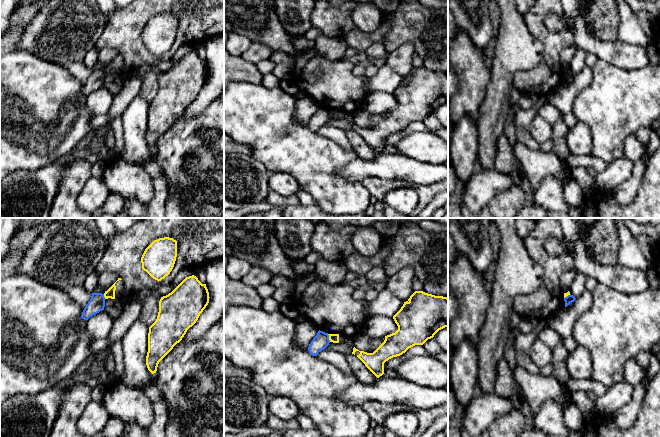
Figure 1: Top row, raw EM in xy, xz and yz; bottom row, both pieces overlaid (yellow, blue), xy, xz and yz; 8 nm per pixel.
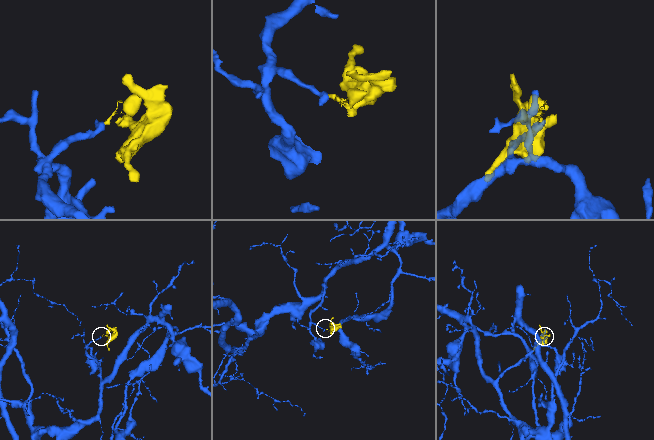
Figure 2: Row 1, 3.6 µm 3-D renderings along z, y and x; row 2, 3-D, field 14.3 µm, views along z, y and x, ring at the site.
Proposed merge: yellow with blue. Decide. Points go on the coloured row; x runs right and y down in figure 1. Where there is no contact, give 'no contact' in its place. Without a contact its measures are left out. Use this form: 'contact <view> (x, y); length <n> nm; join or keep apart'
contact xz (329, 338); length 70 nm; keep apart

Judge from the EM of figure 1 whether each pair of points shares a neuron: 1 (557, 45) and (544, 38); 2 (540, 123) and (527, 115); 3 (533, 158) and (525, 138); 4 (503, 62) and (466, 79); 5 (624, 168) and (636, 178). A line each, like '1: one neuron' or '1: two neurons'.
1: one neuron
2: two neurons
3: two neurons
4: two neurons
5: two neurons

